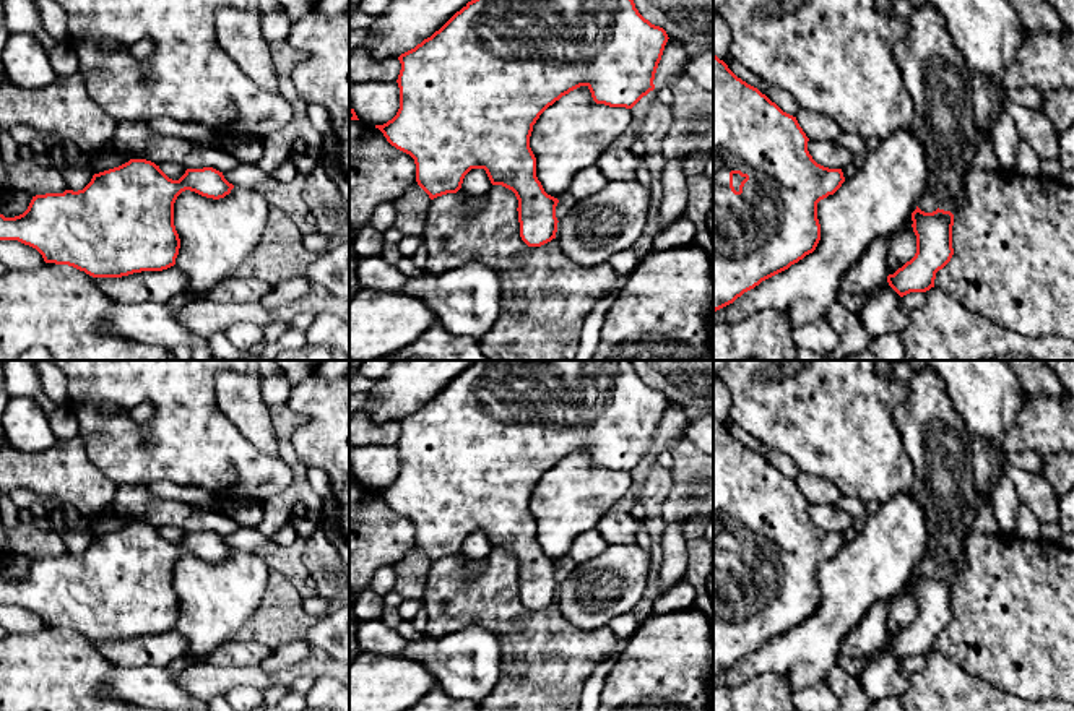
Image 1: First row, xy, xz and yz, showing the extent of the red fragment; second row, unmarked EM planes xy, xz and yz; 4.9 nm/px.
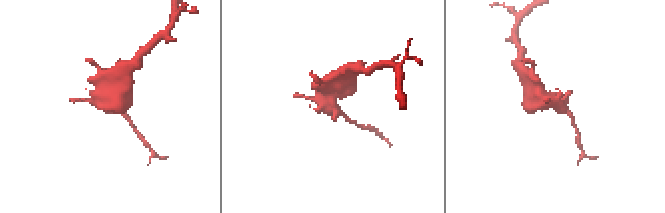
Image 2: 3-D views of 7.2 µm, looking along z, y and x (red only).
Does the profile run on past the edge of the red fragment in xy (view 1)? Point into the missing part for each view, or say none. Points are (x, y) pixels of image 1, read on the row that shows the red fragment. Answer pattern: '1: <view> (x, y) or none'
1: none

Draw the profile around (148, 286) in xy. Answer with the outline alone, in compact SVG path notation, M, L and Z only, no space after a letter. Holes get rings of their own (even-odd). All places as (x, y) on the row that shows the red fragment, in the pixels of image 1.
M175 265L162 271L141 271L122 278L93 278L93 281L117 305L171 302L184 295L187 289L187 278Z

